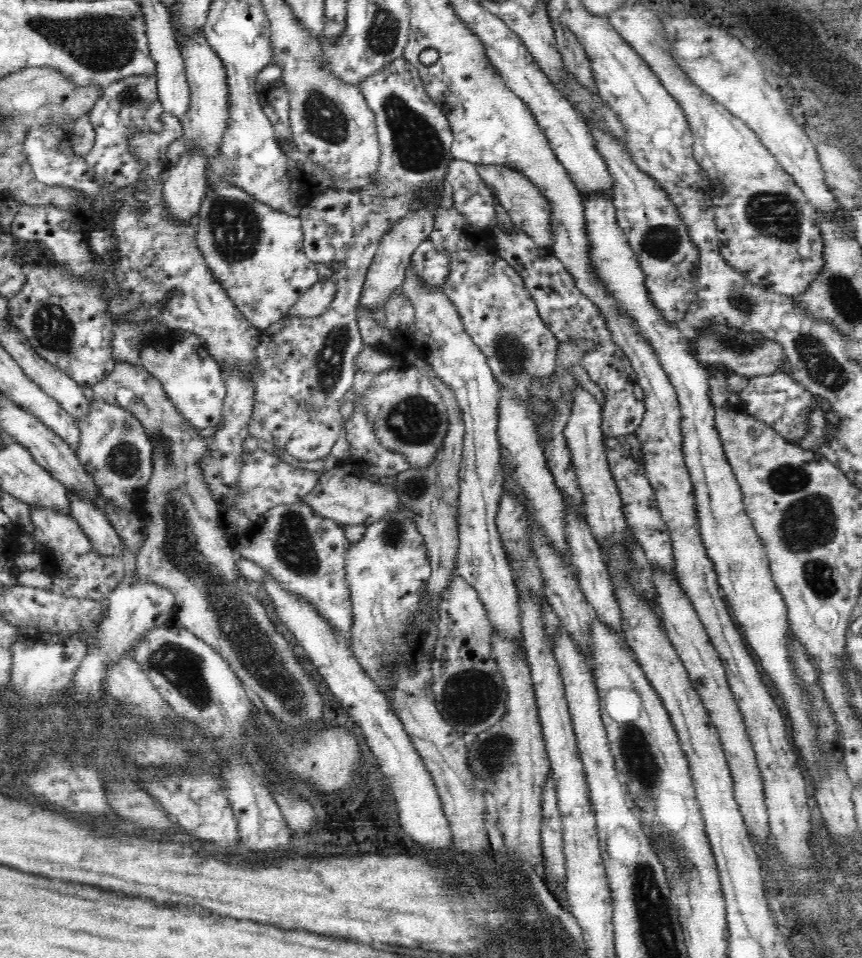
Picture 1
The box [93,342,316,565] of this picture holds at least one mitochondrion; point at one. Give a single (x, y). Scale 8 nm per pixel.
(124, 460)

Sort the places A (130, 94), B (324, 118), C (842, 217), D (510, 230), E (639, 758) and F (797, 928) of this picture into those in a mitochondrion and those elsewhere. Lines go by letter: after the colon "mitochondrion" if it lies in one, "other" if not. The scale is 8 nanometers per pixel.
A: mitochondrion
B: mitochondrion
C: other
D: other
E: mitochondrion
F: other

